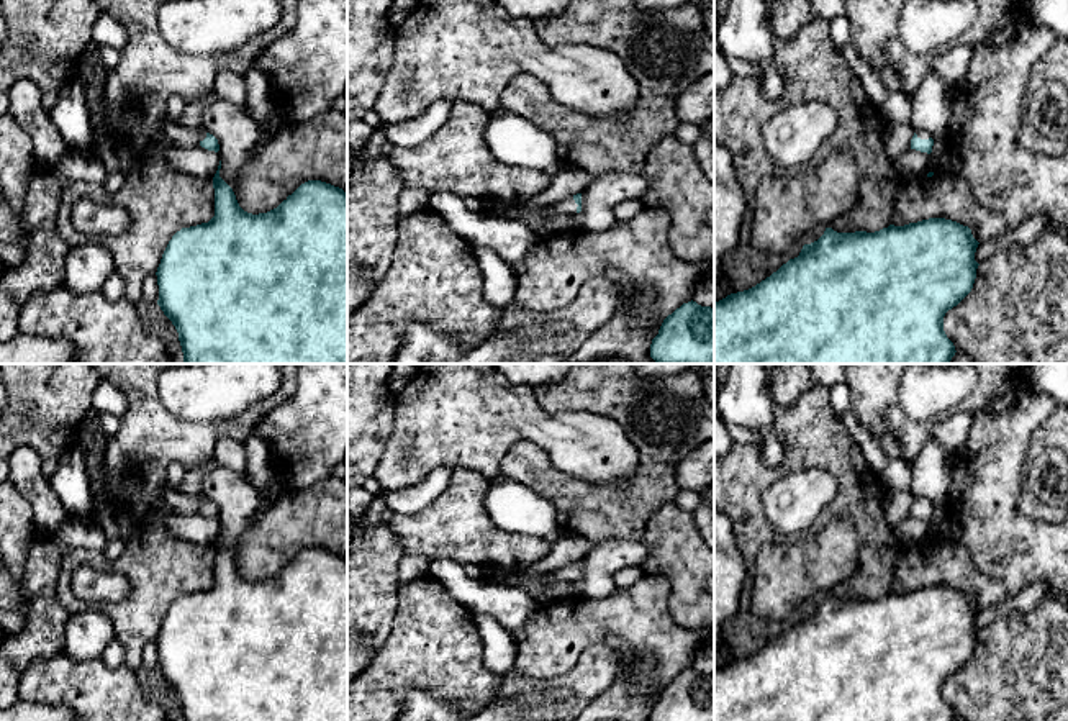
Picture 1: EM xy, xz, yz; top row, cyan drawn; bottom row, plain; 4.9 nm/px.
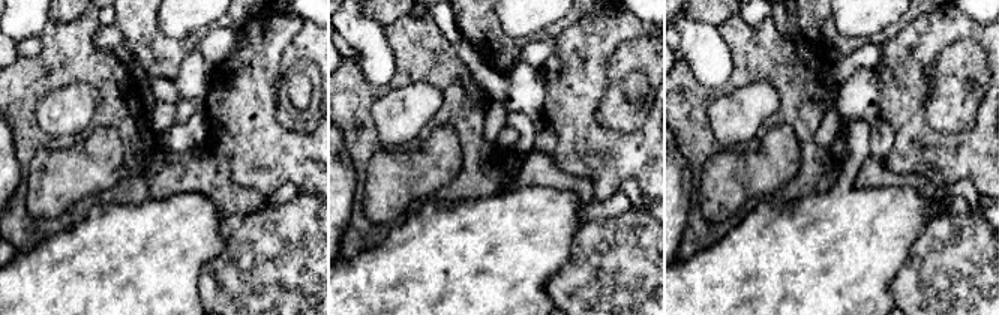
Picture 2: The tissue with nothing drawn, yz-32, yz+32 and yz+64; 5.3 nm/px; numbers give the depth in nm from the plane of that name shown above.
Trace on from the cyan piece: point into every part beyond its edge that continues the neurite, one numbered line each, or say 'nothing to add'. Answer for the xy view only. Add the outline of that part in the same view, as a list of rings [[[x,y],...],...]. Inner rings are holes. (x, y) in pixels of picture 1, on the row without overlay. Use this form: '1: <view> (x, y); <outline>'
1: xy (192, 484); [[[185,470],[183,478],[177,488],[177,492],[197,497],[201,500],[200,506],[203,508],[206,505],[206,498],[203,495],[203,477],[197,470]]]

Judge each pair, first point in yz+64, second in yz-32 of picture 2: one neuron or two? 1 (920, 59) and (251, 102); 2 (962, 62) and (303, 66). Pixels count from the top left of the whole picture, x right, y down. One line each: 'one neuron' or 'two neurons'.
1: one neuron
2: two neurons

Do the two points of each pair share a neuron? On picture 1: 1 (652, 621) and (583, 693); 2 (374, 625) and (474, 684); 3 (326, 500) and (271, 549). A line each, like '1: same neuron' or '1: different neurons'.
1: different neurons
2: different neurons
3: same neuron

